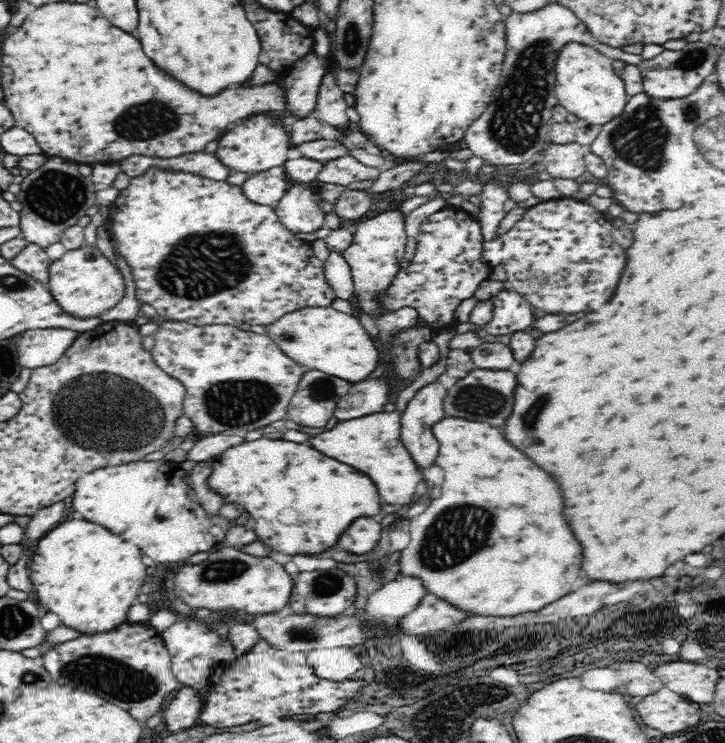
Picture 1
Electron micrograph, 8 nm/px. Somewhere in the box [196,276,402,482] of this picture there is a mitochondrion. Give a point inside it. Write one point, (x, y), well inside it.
(228, 403)

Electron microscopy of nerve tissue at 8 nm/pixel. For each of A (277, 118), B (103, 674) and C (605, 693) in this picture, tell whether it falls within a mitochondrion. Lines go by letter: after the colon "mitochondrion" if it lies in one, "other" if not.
A: other
B: mitochondrion
C: other

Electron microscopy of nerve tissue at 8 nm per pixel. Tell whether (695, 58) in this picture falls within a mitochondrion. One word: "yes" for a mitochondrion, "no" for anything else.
yes

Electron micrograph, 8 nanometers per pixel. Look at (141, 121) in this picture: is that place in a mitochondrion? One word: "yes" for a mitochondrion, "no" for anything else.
yes

